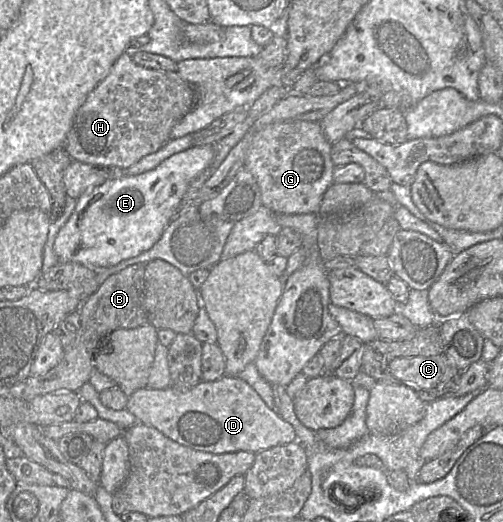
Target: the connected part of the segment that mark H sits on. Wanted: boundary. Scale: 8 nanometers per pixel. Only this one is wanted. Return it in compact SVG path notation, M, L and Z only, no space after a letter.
M125 52L114 63L108 76L96 86L78 109L66 136L64 149L72 160L126 169L171 140L172 128L194 107L196 100L197 93L193 86L177 72L145 68L136 64Z

